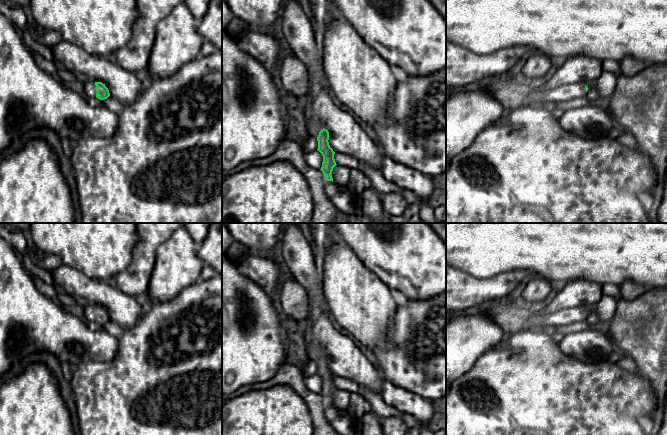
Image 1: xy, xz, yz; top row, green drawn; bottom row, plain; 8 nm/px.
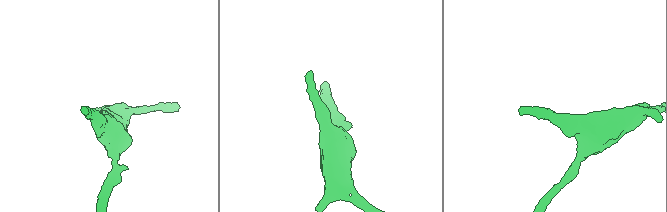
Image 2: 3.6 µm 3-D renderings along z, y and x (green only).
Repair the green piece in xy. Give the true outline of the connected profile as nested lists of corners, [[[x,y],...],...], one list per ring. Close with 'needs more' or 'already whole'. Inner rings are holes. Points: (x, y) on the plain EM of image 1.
[[[86,306],[83,308],[84,320],[97,321],[100,324],[105,324],[110,320],[108,312],[102,306]]]; needs more

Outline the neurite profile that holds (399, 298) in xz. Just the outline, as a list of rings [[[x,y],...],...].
[[[391,289],[391,294],[397,305],[405,306],[407,304],[407,298],[399,290]]]

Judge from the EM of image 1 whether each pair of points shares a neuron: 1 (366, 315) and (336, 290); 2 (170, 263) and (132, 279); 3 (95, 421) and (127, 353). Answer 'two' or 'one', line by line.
1: one
2: two
3: one

